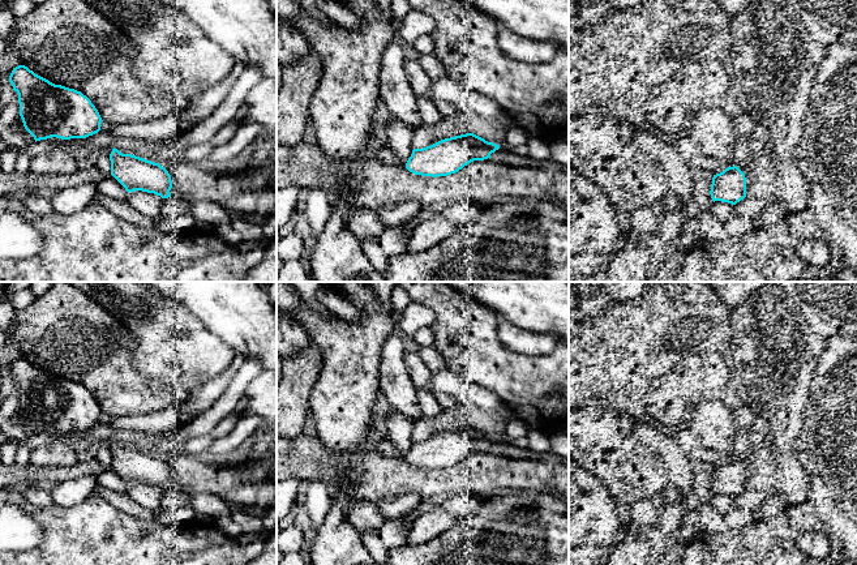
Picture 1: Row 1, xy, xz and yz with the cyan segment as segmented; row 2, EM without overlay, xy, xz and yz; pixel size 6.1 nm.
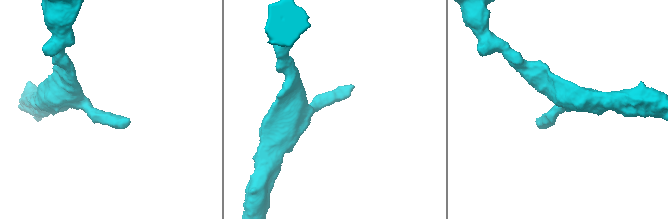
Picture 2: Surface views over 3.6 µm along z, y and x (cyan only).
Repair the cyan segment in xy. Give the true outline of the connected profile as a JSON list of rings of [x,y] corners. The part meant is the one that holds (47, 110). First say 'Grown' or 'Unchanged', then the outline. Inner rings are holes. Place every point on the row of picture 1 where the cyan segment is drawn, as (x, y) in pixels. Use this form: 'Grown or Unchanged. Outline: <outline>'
Unchanged. Outline: [[[25,65],[12,70],[9,82],[18,94],[23,127],[35,142],[51,137],[86,138],[100,130],[103,120],[81,91],[55,85]]]

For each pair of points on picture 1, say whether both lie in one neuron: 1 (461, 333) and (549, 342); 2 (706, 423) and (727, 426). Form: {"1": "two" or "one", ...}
{"1": "two", "2": "one"}

